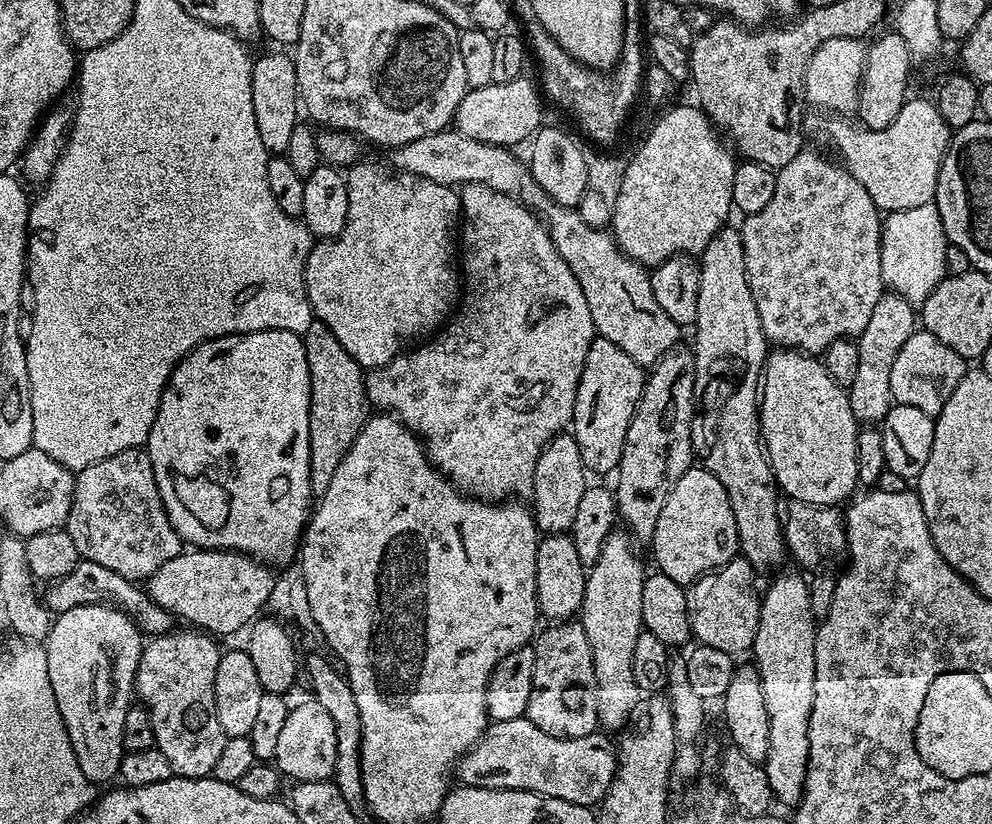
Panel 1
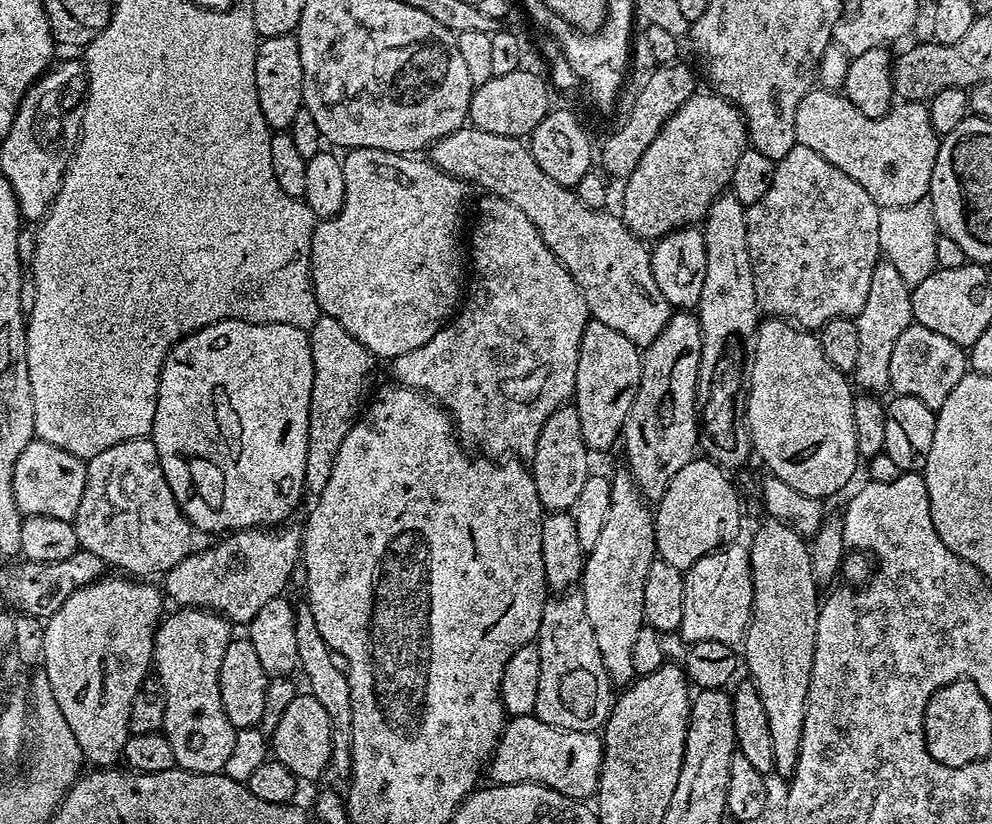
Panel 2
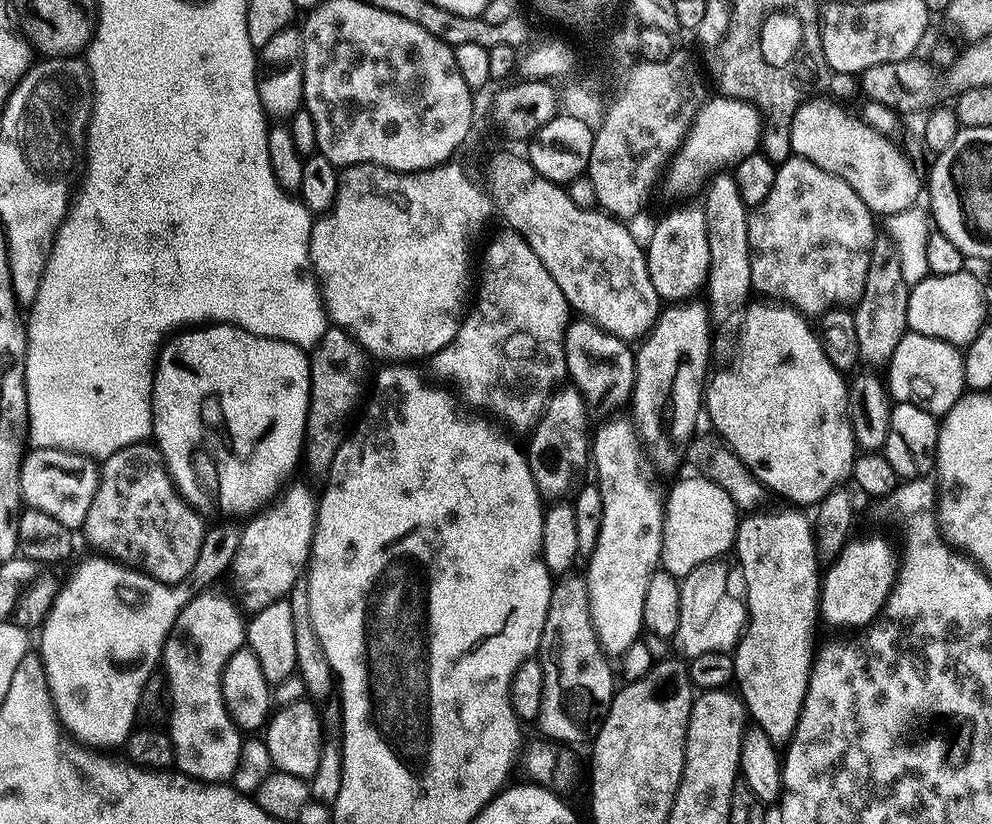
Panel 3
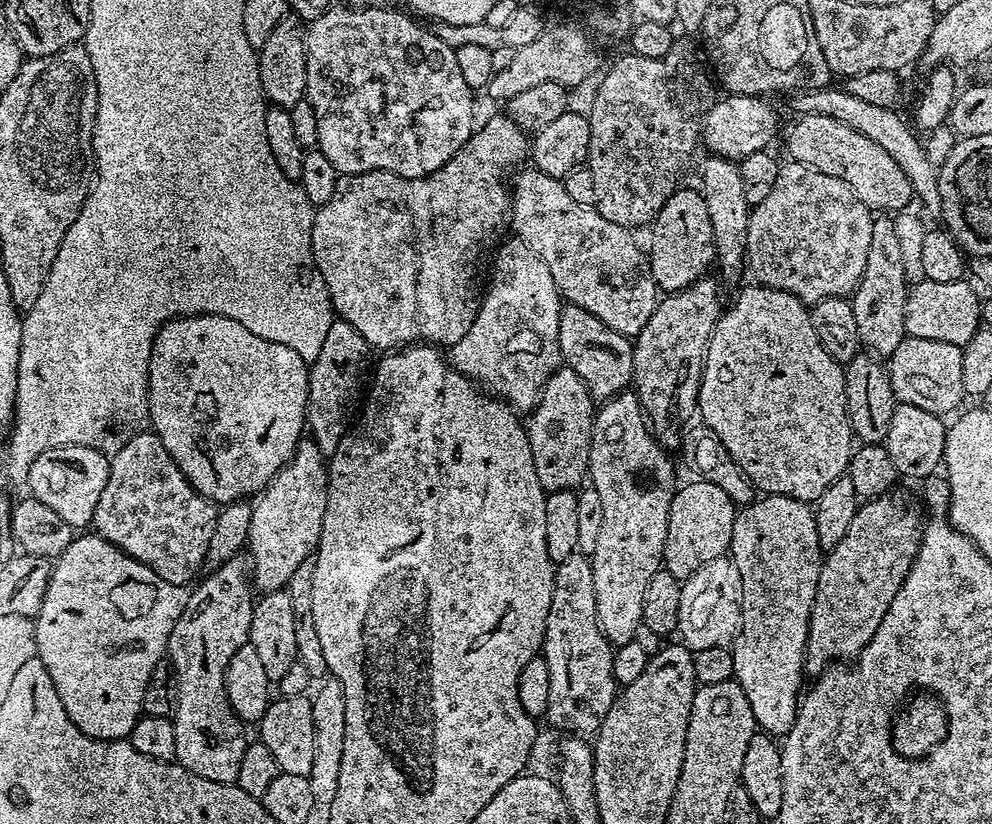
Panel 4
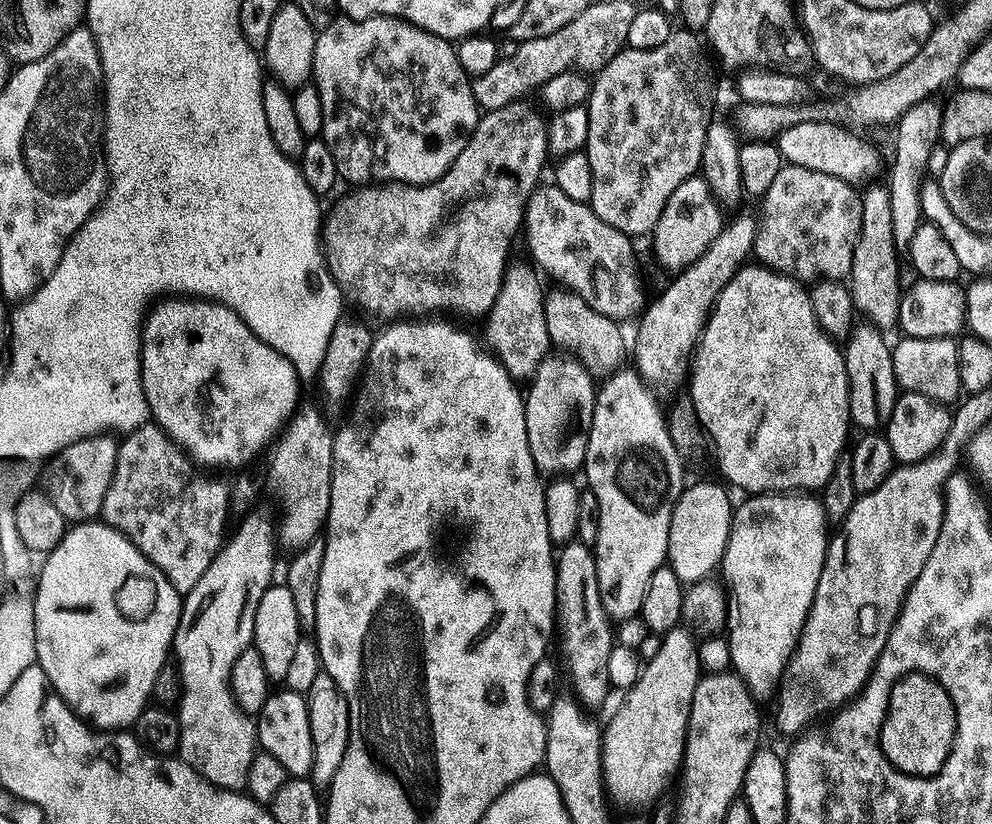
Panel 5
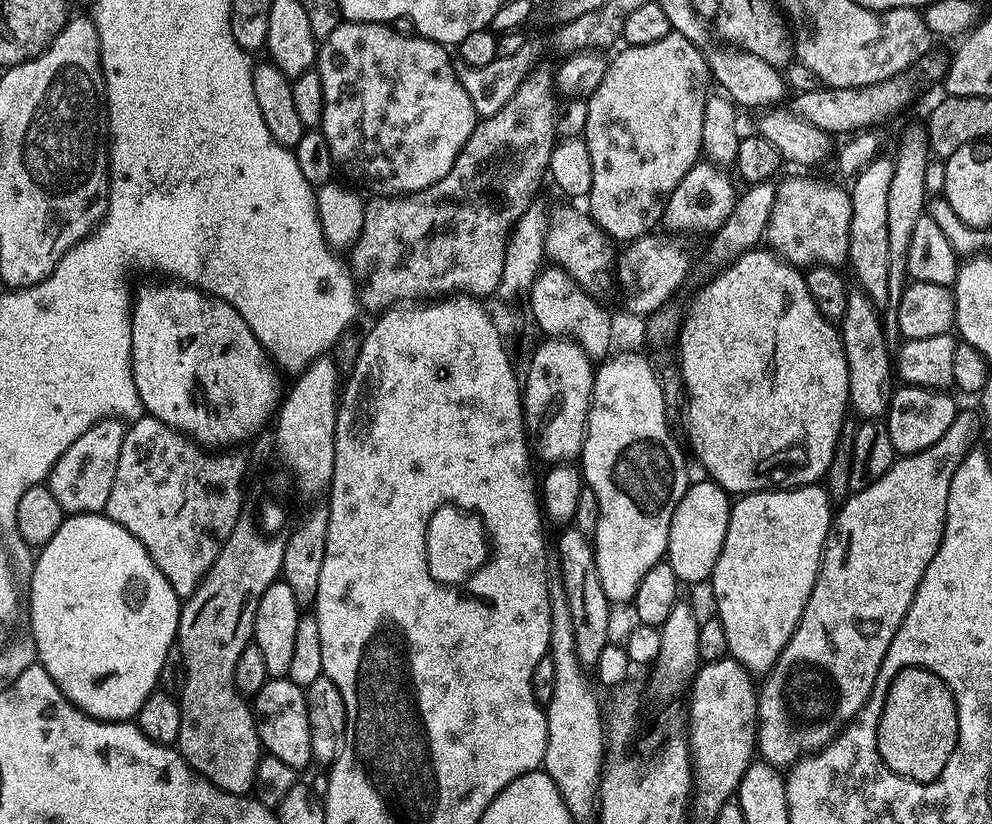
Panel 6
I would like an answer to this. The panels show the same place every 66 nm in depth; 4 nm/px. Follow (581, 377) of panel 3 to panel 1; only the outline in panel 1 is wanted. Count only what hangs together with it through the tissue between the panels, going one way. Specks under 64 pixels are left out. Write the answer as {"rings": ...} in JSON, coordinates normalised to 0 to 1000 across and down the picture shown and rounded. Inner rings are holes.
{"rings":[[[602,410],[591,425],[591,439],[587,444],[587,459],[583,464],[583,478],[579,488],[579,502],[575,528],[583,536],[587,561],[594,574],[620,574],[625,566],[627,546],[631,536],[631,522],[641,501],[651,460],[650,448],[631,430],[623,425],[619,415]]]}

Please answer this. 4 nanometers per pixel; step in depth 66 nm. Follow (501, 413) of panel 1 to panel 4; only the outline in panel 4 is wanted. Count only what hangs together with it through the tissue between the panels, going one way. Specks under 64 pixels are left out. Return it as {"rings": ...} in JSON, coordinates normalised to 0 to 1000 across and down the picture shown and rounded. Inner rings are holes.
{"rings":[[[509,290],[499,302],[501,306],[496,316],[496,336],[490,340],[491,348],[493,345],[496,351],[487,356],[484,374],[480,377],[474,400],[470,400],[470,405],[466,405],[466,410],[462,410],[462,415],[455,419],[454,441],[460,450],[479,462],[491,479],[508,487],[521,501],[532,502],[540,494],[552,460],[567,445],[563,415],[567,360],[550,318],[546,318],[546,313],[542,313],[542,308],[534,303],[529,291],[515,290]],[[496,392],[516,392],[520,399],[513,408],[508,408],[496,417]]]}

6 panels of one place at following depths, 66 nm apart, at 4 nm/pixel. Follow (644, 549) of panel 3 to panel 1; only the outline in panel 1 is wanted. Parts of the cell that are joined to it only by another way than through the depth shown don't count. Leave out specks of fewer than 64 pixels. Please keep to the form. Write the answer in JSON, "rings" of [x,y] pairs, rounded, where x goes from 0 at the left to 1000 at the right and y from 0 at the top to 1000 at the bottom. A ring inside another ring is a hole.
{"rings":[[[618,643],[613,649],[612,658],[607,663],[607,672],[603,672],[603,682],[599,682],[595,687],[595,693],[592,695],[589,705],[589,737],[585,739],[583,744],[584,756],[589,758],[589,768],[591,774],[595,779],[595,794],[599,799],[599,818],[601,819],[601,841],[603,842],[603,871],[605,873],[604,882],[609,886],[617,886],[613,883],[625,883],[628,885],[633,873],[637,869],[637,863],[641,859],[641,853],[647,848],[647,841],[643,831],[639,828],[639,813],[637,812],[637,795],[639,794],[639,779],[643,779],[645,768],[648,763],[649,756],[647,755],[647,711],[649,710],[649,700],[651,698],[651,691],[645,686],[645,680],[641,676],[639,666],[633,661],[635,650],[632,644]]]}

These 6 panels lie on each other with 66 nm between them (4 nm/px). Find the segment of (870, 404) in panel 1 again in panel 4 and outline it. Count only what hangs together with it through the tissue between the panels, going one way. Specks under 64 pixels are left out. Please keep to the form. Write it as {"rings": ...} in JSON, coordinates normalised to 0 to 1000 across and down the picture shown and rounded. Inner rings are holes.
{"rings":[[[895,260],[884,261],[879,268],[873,328],[869,328],[869,337],[857,360],[861,386],[865,390],[867,416],[876,428],[887,434],[898,434],[901,425],[905,425],[905,420],[911,414],[916,348],[913,323],[909,323],[909,302],[905,299],[902,266]]]}

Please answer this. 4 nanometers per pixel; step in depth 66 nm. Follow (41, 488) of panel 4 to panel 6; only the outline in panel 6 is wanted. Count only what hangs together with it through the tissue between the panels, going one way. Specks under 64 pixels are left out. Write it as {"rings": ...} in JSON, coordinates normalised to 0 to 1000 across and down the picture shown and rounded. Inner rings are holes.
{"rings":[[[120,507],[100,510],[54,561],[46,586],[50,600],[58,604],[58,614],[63,614],[67,624],[104,623],[107,604],[111,604],[111,590],[115,590],[115,570],[119,570],[119,551],[123,551],[126,518],[126,511]]]}

